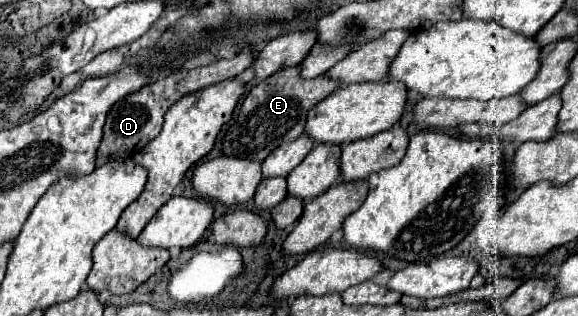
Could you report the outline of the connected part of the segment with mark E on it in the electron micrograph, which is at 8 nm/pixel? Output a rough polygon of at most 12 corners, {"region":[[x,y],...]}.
{"region":[[284,68],[248,92],[226,156],[264,160],[340,82]]}

